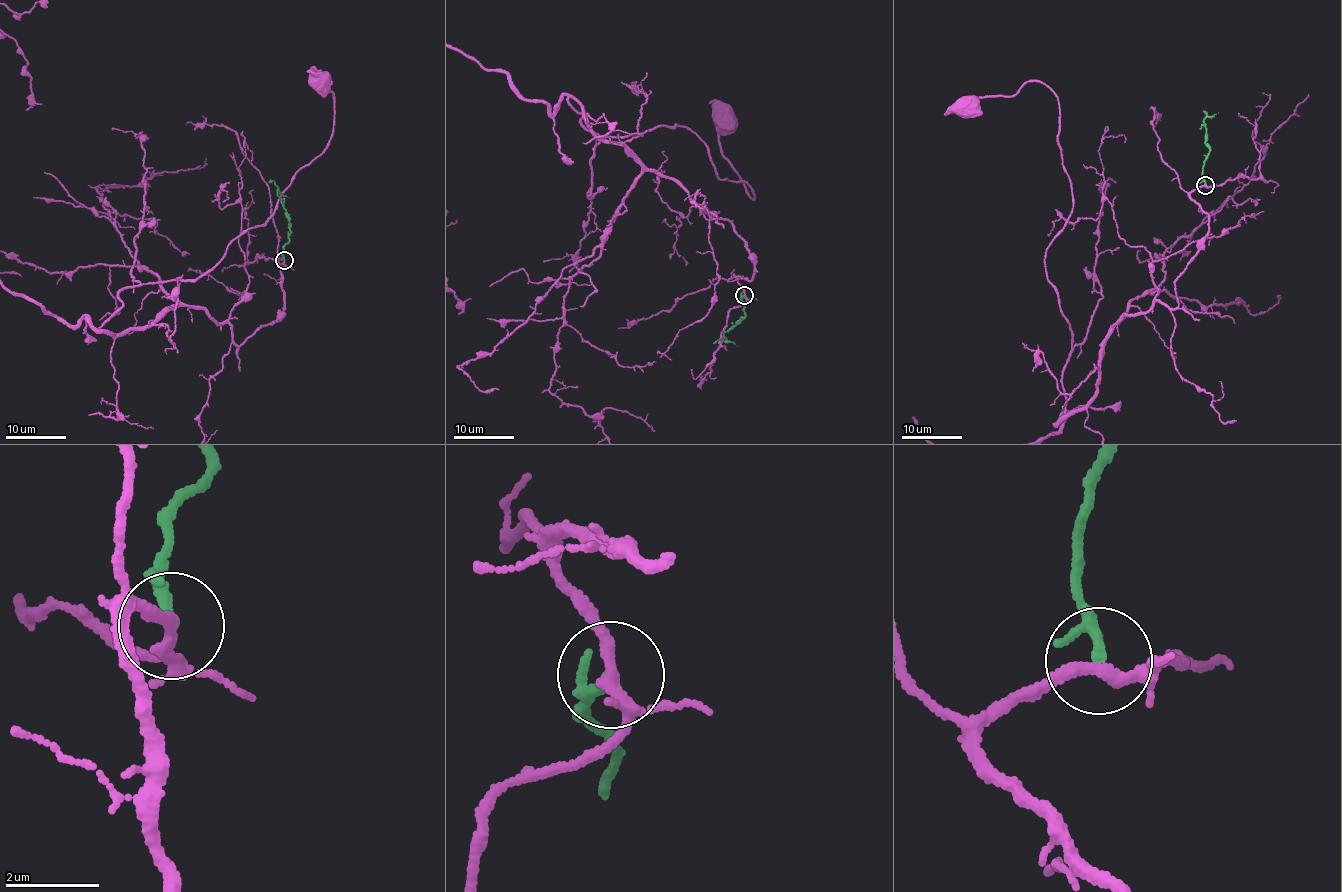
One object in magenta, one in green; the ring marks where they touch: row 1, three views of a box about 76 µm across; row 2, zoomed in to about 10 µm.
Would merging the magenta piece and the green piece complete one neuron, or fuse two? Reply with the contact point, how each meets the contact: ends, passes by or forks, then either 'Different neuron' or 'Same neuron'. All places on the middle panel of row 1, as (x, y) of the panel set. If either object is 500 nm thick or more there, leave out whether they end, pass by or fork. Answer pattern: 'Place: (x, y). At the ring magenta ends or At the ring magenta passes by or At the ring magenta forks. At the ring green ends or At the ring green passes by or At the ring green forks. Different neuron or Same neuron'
Place: (744, 295). At the ring magenta passes by. At the ring green ends. Different neuron

